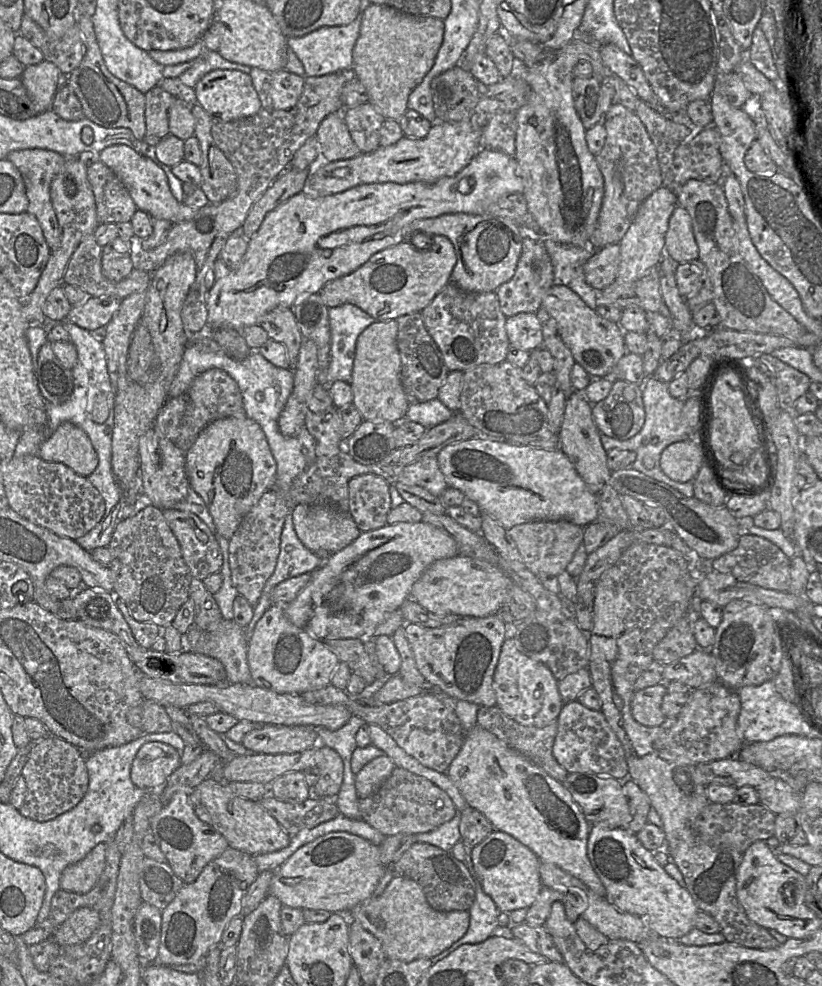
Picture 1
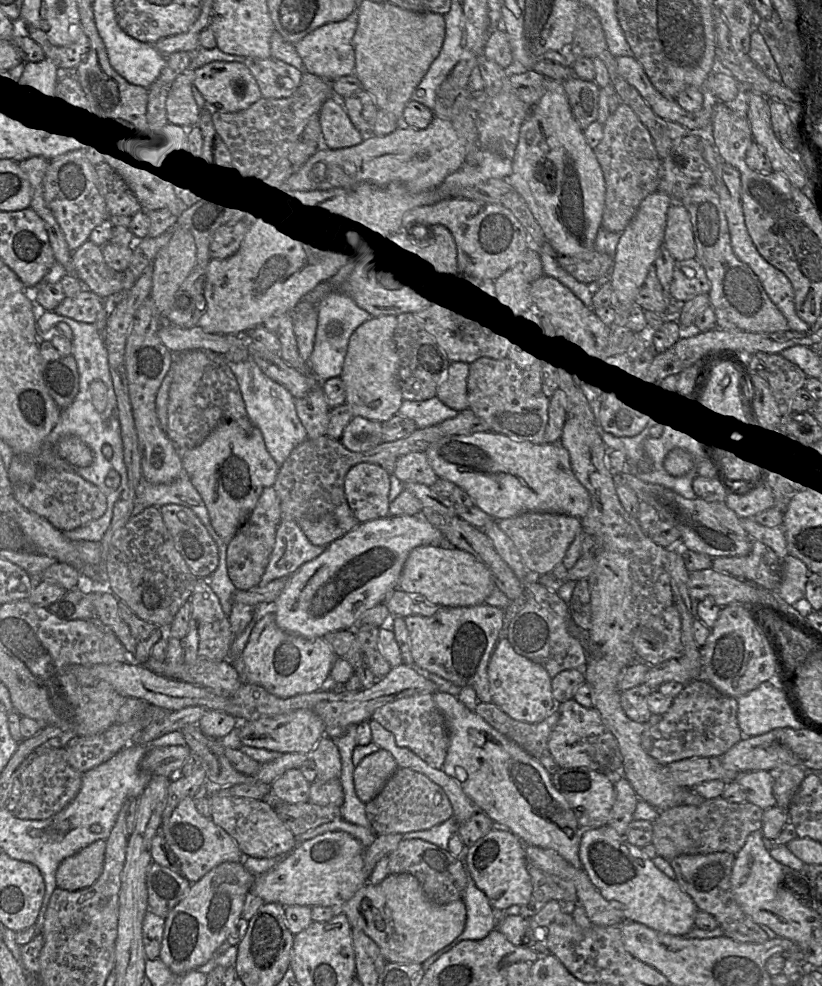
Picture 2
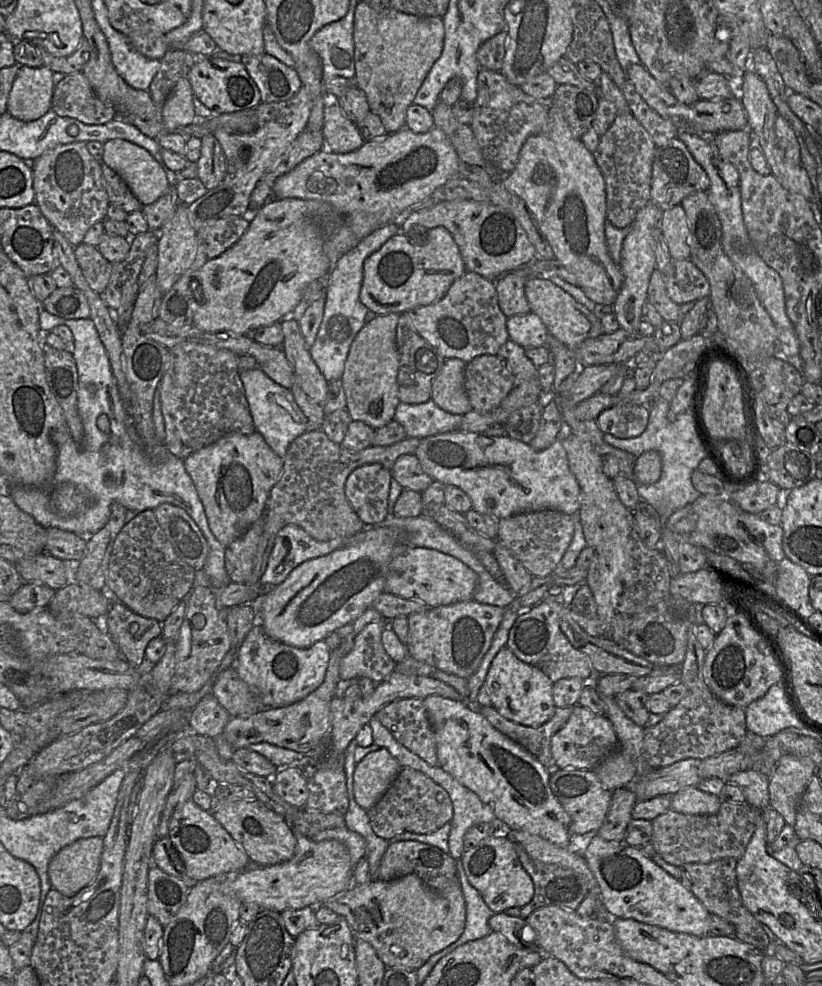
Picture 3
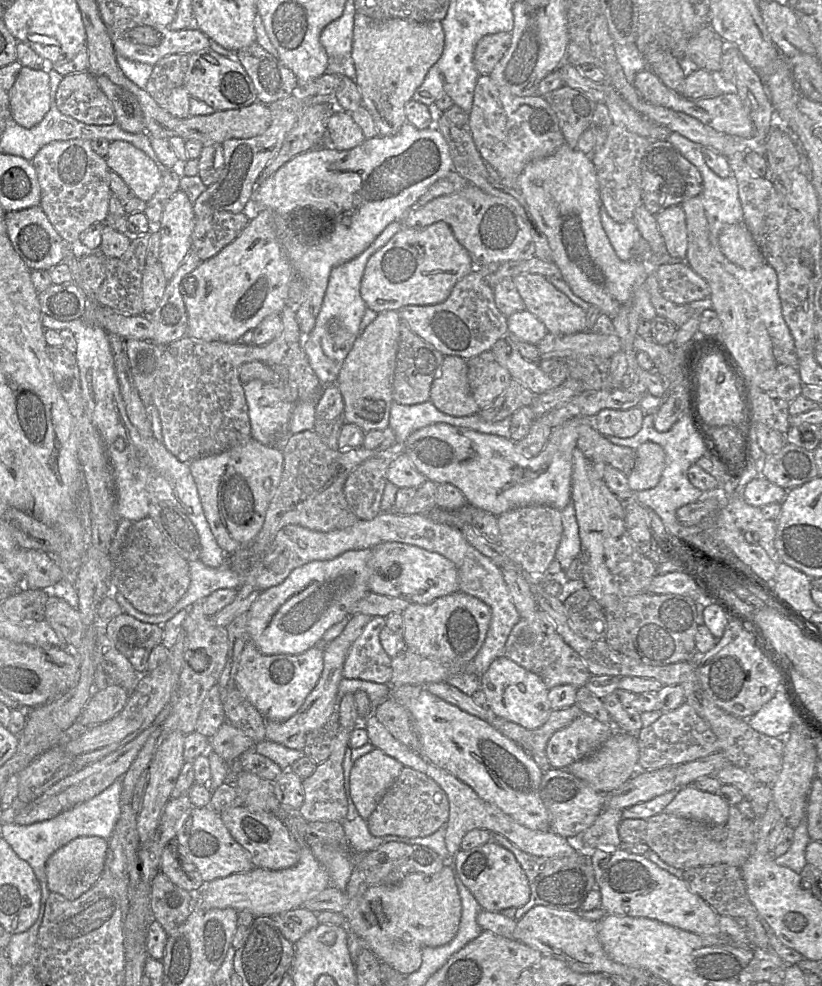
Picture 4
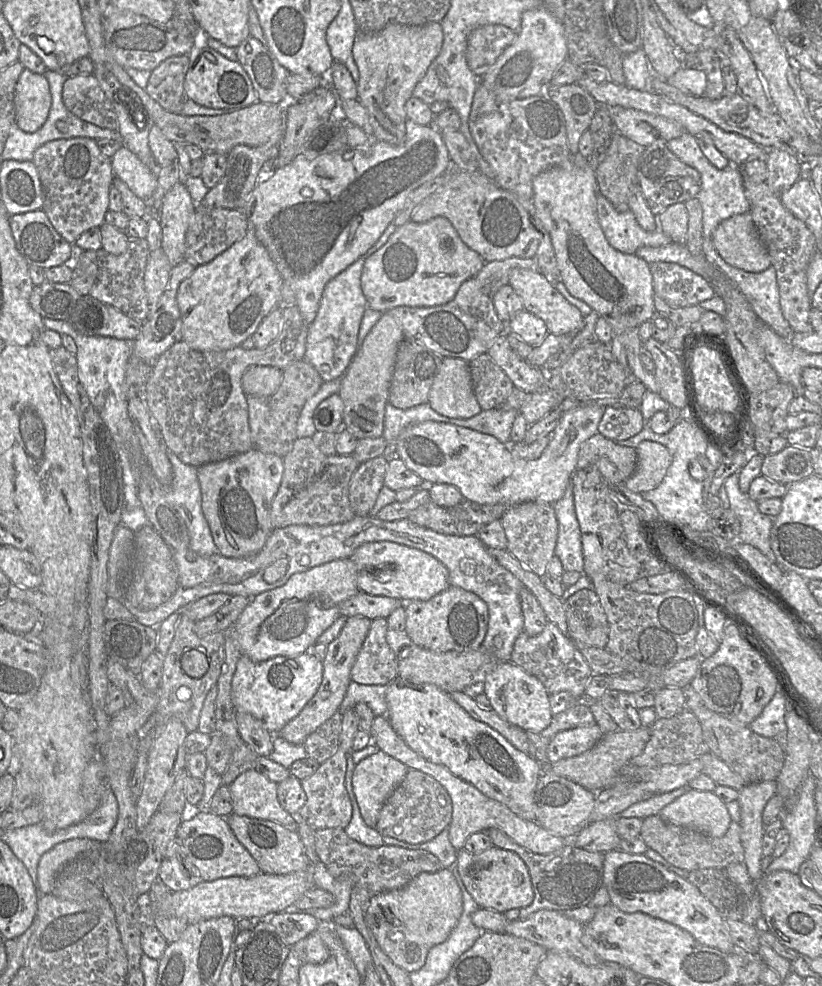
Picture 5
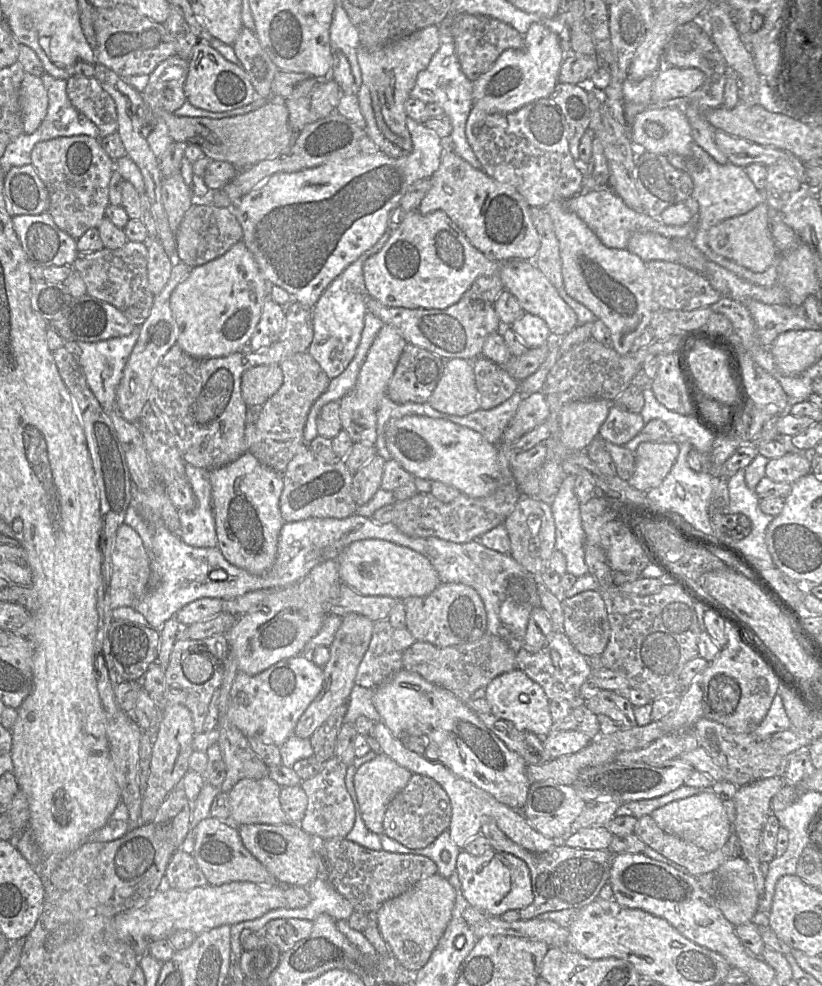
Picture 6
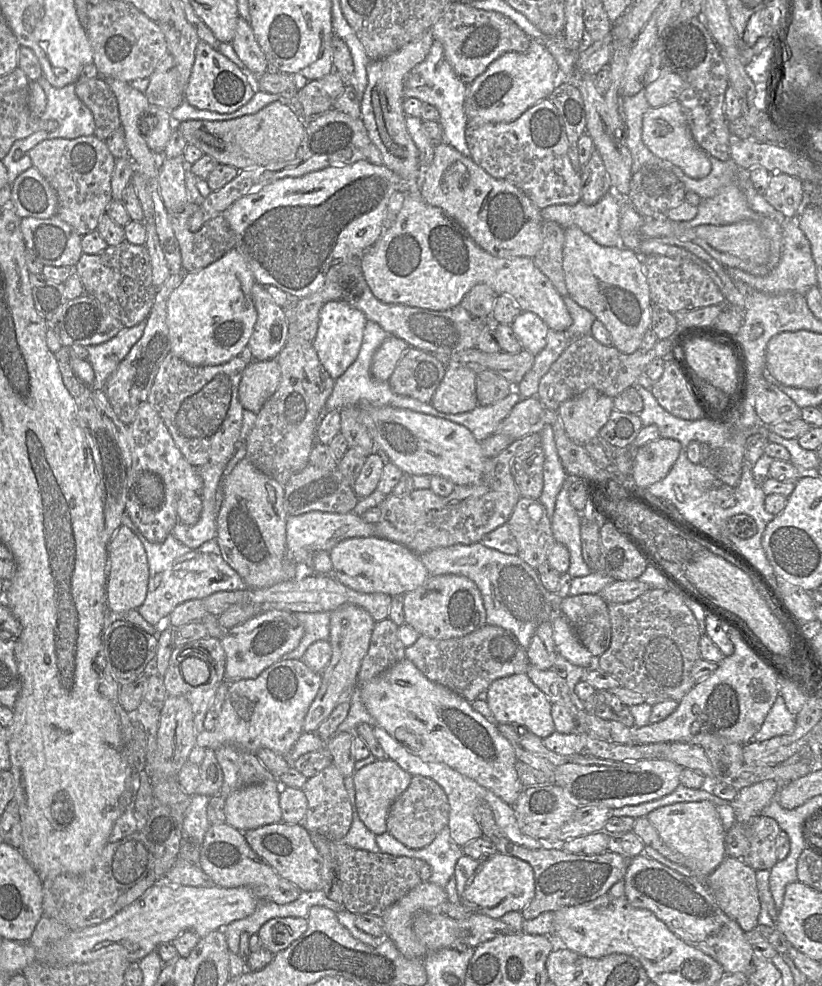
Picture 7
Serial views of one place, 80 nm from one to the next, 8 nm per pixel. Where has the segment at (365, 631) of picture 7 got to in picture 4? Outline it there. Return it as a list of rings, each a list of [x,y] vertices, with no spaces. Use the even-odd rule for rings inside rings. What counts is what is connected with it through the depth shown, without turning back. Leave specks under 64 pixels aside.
[[[352,614],[342,633],[329,642],[324,649],[324,667],[317,685],[309,693],[301,708],[284,722],[266,722],[266,740],[284,745],[290,749],[303,750],[308,733],[321,728],[334,712],[337,712],[337,694],[343,679],[343,666],[347,653],[354,641],[361,635],[372,616]]]

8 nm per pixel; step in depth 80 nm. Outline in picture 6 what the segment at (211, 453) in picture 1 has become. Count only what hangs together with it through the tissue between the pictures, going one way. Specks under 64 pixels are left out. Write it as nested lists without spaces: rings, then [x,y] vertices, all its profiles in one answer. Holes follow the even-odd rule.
[[[247,451],[233,462],[210,470],[209,479],[217,547],[222,555],[253,575],[268,571],[276,560],[279,534],[285,523],[279,507],[283,475],[262,465]]]

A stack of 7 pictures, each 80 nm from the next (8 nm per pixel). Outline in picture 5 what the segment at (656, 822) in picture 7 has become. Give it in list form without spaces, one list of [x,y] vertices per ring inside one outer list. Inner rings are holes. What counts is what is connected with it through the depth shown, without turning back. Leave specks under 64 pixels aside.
[[[689,791],[666,805],[658,814],[661,819],[674,825],[683,826],[713,838],[723,837],[731,823],[727,804],[714,791]]]

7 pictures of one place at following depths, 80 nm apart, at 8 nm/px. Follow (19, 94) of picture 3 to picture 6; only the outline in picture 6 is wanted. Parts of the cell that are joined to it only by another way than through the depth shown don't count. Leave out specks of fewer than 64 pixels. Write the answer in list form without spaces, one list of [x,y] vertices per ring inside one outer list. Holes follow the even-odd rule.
[[[25,73],[19,98],[24,134],[33,134],[42,124],[48,111],[48,93],[42,79]]]

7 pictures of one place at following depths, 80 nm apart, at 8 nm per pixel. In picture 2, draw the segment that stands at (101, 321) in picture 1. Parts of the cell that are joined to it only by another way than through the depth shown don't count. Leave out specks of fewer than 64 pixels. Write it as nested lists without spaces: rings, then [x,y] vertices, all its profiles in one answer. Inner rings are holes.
[[[84,288],[75,296],[65,297],[53,311],[75,321],[95,323],[98,312],[104,307],[105,299]]]

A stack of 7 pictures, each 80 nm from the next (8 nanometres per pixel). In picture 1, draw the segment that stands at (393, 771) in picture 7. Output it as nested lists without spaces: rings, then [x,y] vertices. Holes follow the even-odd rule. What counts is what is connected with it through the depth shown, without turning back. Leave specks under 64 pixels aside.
[[[381,755],[368,762],[355,775],[355,789],[358,798],[366,798],[376,792],[396,767],[387,755]]]

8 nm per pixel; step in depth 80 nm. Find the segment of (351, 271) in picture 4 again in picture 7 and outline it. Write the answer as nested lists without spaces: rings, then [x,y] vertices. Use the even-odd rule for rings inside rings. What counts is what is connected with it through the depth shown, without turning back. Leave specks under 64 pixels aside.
[[[329,301],[319,313],[319,326],[312,342],[318,358],[331,378],[337,379],[356,360],[364,335],[366,316],[358,309],[343,301]]]

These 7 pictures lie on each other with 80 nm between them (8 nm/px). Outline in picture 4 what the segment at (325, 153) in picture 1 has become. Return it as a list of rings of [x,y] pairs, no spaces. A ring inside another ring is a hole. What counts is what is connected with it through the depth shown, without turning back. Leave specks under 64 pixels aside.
[[[343,110],[332,112],[327,120],[325,148],[351,150],[365,139],[361,128]]]

